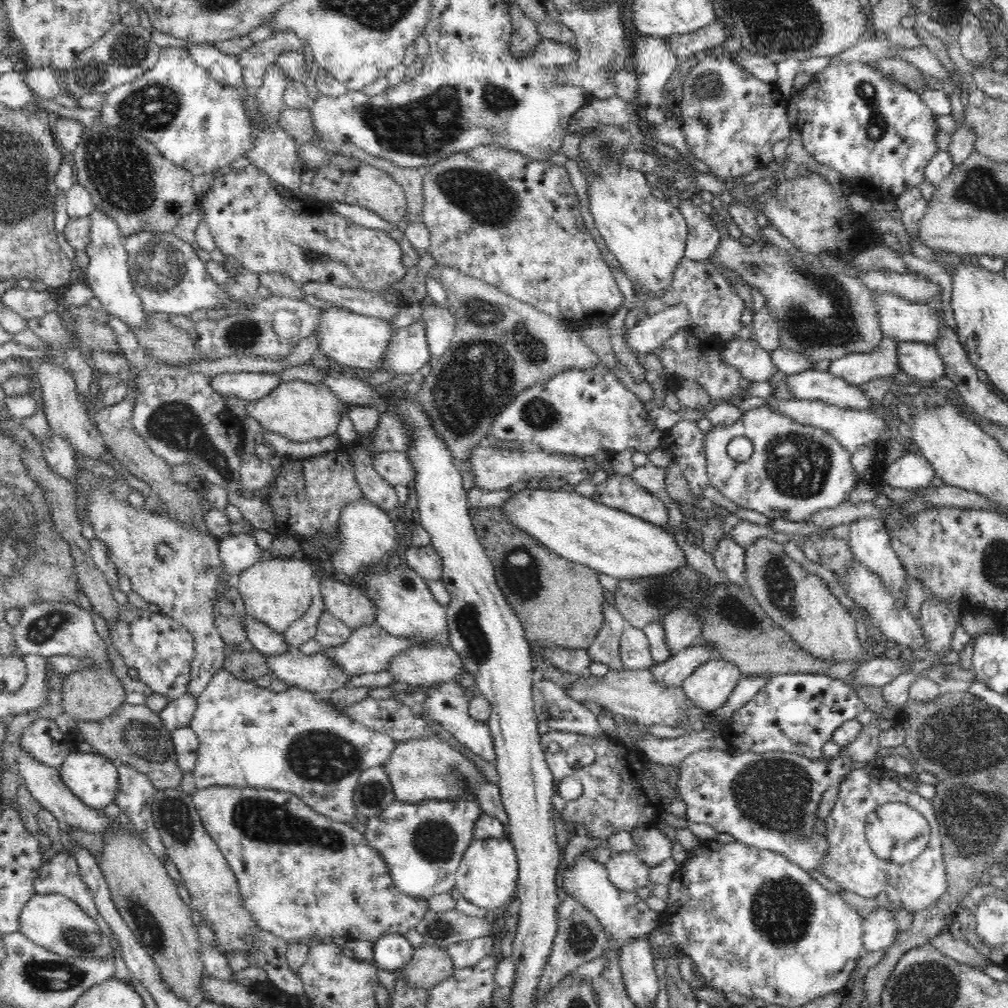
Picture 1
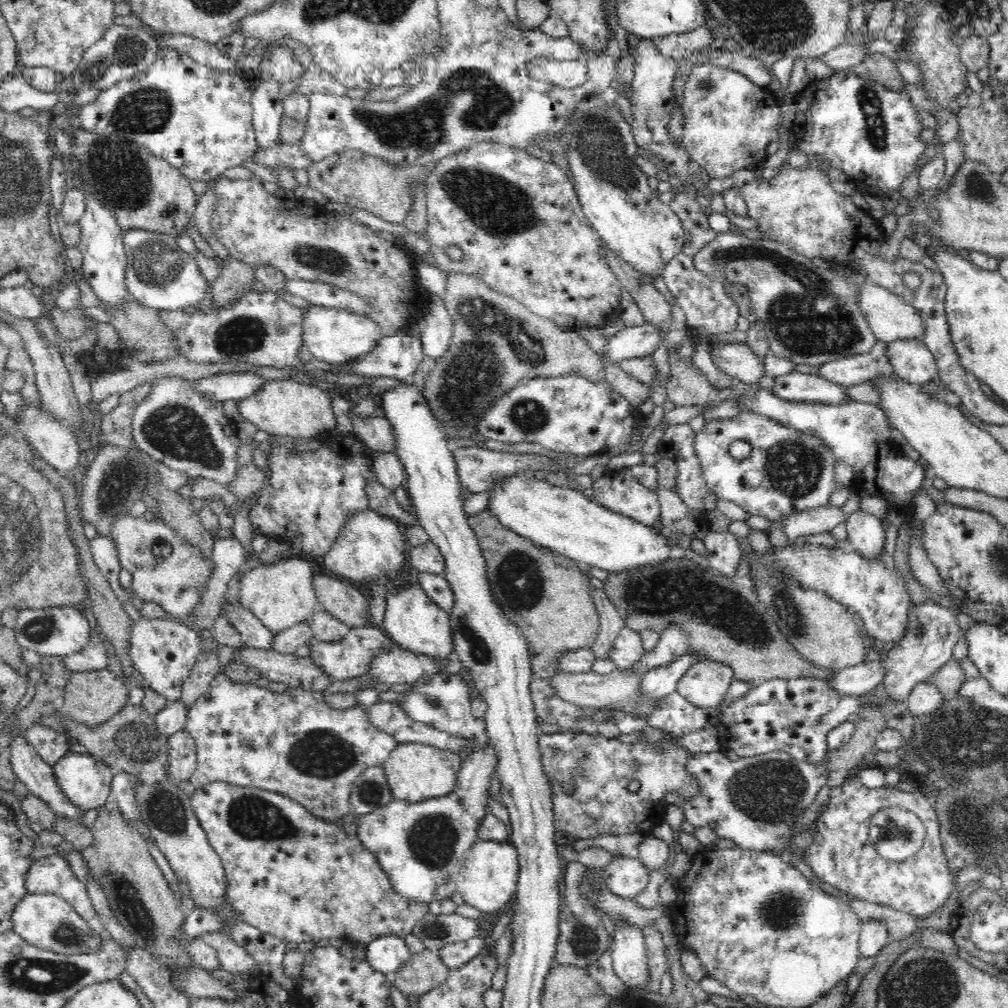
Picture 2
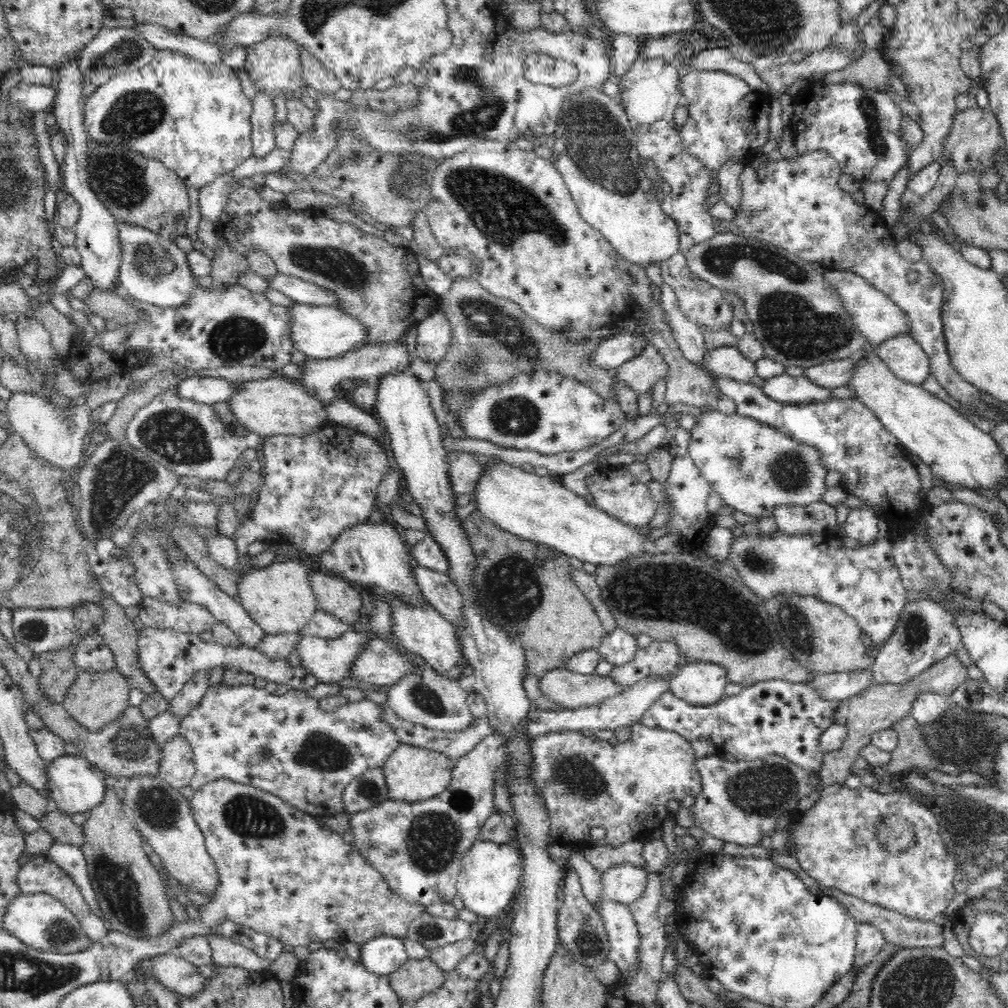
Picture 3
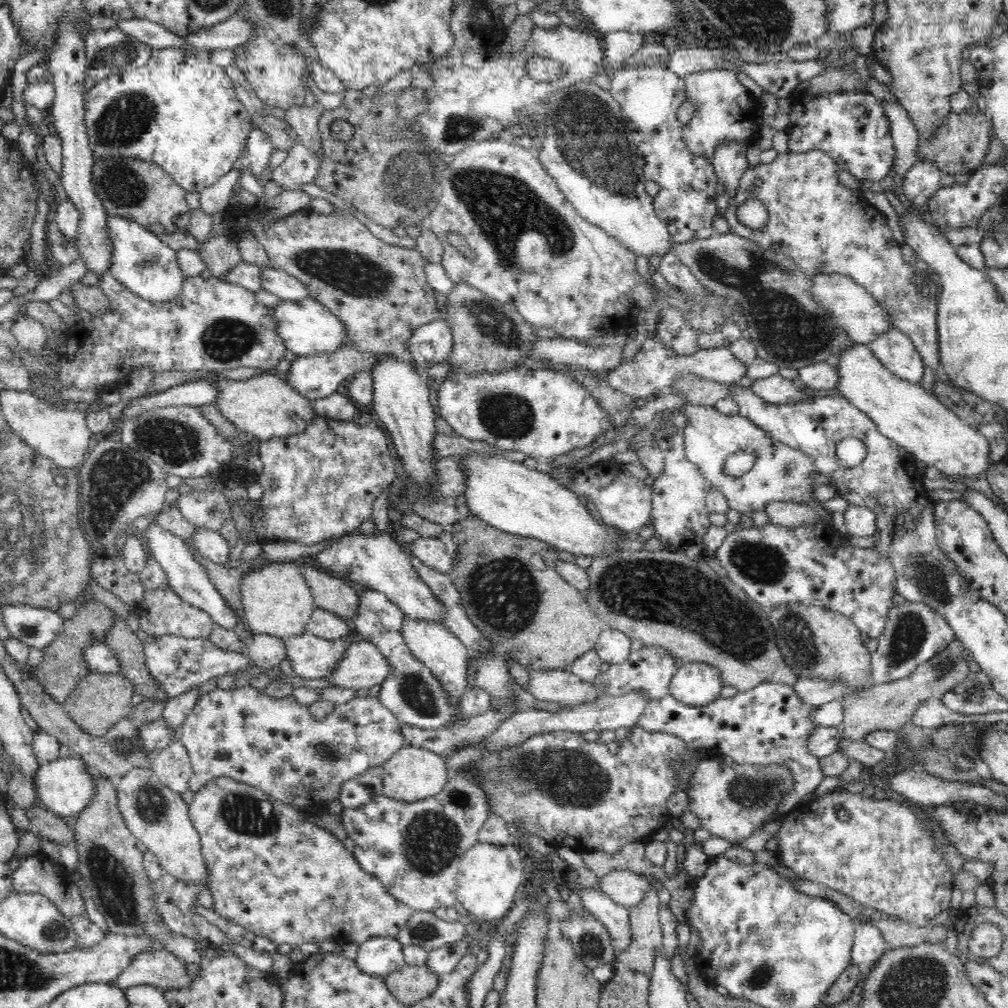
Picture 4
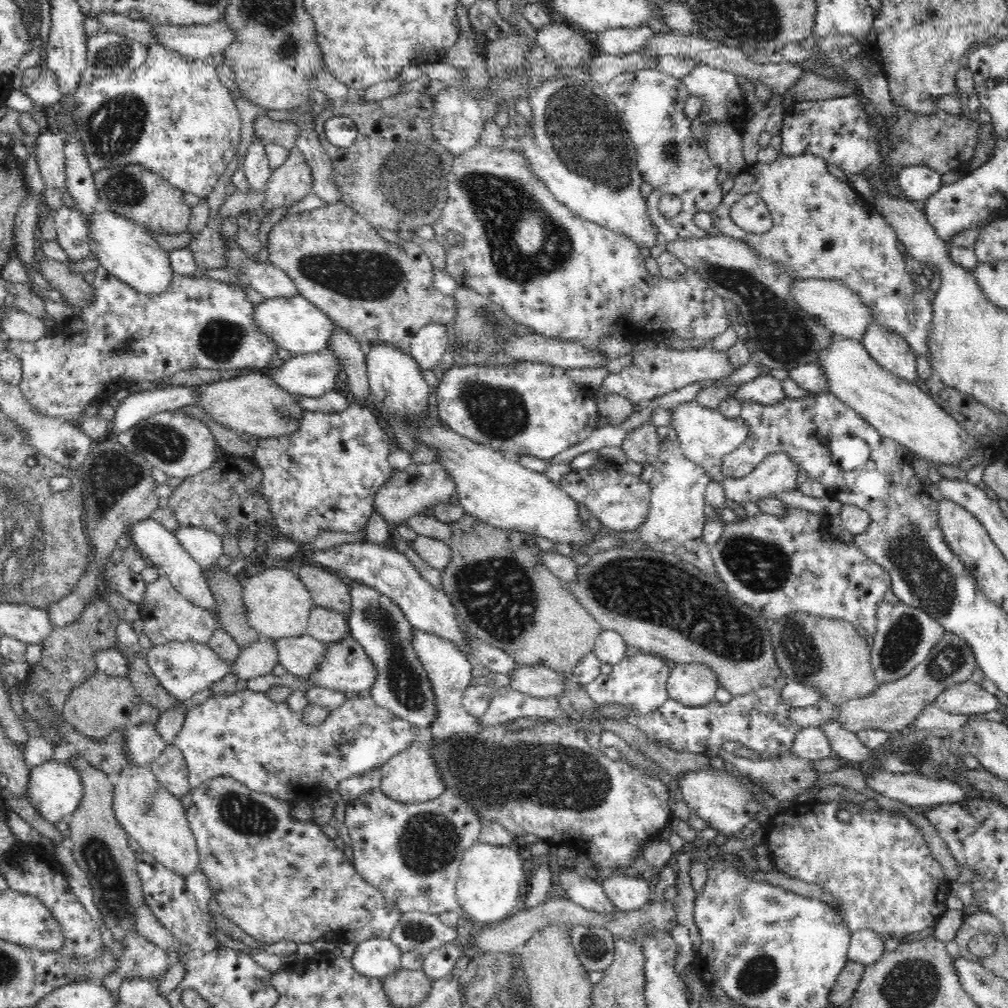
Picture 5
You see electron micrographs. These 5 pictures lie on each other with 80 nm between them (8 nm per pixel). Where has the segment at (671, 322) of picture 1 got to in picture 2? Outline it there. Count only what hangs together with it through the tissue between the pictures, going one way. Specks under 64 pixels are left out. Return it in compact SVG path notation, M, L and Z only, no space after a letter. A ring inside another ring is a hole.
M653 324L626 327L609 338L605 346L606 358L620 363L626 358L642 358L652 355L661 342L663 330Z

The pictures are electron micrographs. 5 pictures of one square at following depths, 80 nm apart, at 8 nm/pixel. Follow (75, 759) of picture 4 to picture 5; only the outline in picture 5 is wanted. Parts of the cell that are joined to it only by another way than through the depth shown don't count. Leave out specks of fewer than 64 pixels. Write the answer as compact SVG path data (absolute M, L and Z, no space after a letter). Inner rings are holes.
M52 760L30 769L25 796L48 822L57 824L63 818L70 818L78 808L82 795L82 779L79 777L79 772L69 762Z

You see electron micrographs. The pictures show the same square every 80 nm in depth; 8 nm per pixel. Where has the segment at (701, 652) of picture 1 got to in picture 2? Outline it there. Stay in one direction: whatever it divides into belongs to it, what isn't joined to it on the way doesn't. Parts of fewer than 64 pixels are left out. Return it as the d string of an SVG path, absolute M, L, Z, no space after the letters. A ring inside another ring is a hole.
M688 652L666 666L646 672L641 680L639 694L642 694L644 699L652 699L652 701L666 697L667 694L677 690L677 682L682 675L699 660L703 660L699 654Z

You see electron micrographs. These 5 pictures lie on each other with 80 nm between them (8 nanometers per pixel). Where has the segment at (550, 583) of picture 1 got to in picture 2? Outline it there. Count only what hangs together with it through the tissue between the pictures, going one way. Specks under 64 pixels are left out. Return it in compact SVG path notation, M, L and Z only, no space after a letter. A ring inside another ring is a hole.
M488 508L468 516L467 521L486 560L486 579L494 601L528 642L532 674L551 679L562 654L591 649L598 638L600 616L590 595L591 576L583 574L575 561L506 528Z

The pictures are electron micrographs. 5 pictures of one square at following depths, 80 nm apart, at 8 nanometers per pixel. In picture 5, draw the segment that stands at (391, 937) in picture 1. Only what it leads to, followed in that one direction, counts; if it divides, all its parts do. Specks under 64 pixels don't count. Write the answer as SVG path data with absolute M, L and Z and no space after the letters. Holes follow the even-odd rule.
M389 938L370 939L357 943L351 963L358 974L382 979L401 968L401 958L401 950Z

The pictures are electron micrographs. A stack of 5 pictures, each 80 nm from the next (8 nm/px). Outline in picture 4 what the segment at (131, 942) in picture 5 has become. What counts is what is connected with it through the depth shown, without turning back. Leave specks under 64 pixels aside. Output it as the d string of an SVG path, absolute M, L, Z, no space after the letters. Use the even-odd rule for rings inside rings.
M167 949L145 950L110 983L118 988L152 985L165 990L185 989L193 977L187 974L182 960L178 960Z

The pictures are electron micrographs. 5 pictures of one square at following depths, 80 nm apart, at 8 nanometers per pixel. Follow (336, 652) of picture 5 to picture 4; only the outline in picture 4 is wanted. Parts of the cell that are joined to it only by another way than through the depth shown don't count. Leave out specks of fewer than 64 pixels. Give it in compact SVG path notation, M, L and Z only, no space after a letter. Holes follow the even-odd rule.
M367 641L352 642L335 669L325 678L333 687L372 688L390 674L390 665L380 651Z

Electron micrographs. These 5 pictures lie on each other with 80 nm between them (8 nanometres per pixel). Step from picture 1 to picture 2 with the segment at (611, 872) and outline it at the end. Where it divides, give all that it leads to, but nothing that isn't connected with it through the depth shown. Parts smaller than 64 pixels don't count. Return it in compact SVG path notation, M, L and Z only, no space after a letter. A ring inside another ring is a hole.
M618 856L603 868L601 877L612 894L632 900L646 888L650 873L639 858Z

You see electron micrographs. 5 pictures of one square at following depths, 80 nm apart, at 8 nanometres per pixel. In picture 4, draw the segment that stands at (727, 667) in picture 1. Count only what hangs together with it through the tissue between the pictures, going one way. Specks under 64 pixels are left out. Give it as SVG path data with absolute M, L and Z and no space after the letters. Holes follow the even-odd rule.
M683 661L671 678L669 693L689 706L708 705L720 697L722 673L703 662Z

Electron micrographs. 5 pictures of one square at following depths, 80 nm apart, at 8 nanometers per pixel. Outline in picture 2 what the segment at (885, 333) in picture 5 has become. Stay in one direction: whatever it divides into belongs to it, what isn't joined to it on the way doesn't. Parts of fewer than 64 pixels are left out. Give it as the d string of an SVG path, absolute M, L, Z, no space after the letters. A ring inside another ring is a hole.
M902 339L887 343L886 356L894 373L910 384L922 386L938 375L936 359L923 339Z

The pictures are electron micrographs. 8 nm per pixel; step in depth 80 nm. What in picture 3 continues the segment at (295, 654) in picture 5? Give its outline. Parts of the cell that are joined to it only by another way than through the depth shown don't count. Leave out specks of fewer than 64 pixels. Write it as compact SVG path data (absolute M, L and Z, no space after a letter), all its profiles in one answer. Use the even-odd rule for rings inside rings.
M353 629L332 640L304 635L295 649L304 670L313 674L320 683L333 683L349 677L358 653L372 638L376 637Z

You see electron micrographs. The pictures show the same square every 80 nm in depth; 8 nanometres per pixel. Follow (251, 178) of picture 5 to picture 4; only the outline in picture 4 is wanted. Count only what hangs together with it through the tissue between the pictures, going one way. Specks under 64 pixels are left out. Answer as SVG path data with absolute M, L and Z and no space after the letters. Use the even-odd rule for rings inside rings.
M254 127L247 140L246 150L246 162L250 167L251 176L262 183L260 176L269 168L270 157L274 150L272 141L264 131Z

